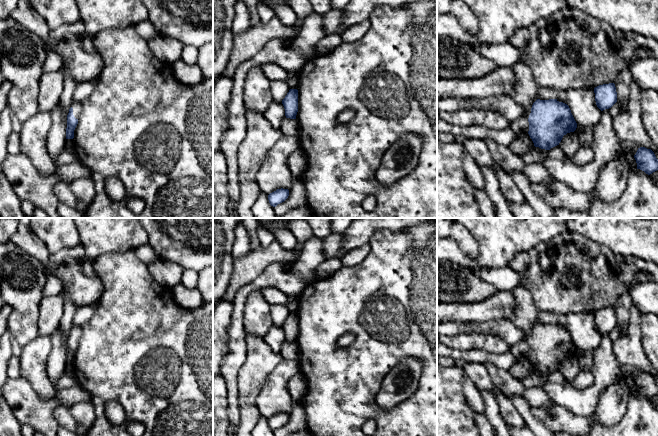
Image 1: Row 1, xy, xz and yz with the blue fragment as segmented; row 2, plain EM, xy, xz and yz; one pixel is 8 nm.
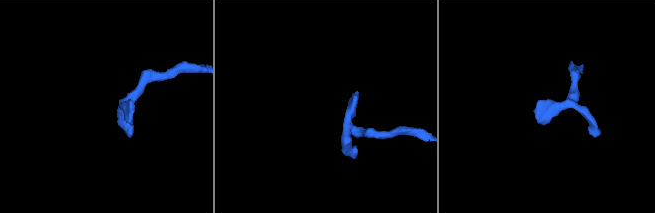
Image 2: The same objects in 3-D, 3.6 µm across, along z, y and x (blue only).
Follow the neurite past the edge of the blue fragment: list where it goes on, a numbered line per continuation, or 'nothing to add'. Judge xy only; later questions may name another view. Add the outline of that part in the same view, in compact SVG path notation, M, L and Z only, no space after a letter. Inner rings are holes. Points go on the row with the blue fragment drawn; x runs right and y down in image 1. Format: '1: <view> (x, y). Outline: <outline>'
1: xy (77, 108). Outline: M74 101L74 102L72 103L72 108L73 108L73 115L74 115L74 117L75 117L76 119L79 119L79 116L80 116L81 111L82 111L81 103Z

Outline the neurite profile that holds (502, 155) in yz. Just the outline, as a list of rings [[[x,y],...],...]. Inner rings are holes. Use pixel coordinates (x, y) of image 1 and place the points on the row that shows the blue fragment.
[[[483,139],[487,144],[492,159],[509,175],[514,171],[524,172],[525,163],[511,151],[508,146],[499,144],[491,139]]]

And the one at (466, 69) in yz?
[[[437,36],[437,78],[480,78],[497,67],[494,61],[476,52],[469,44]]]

